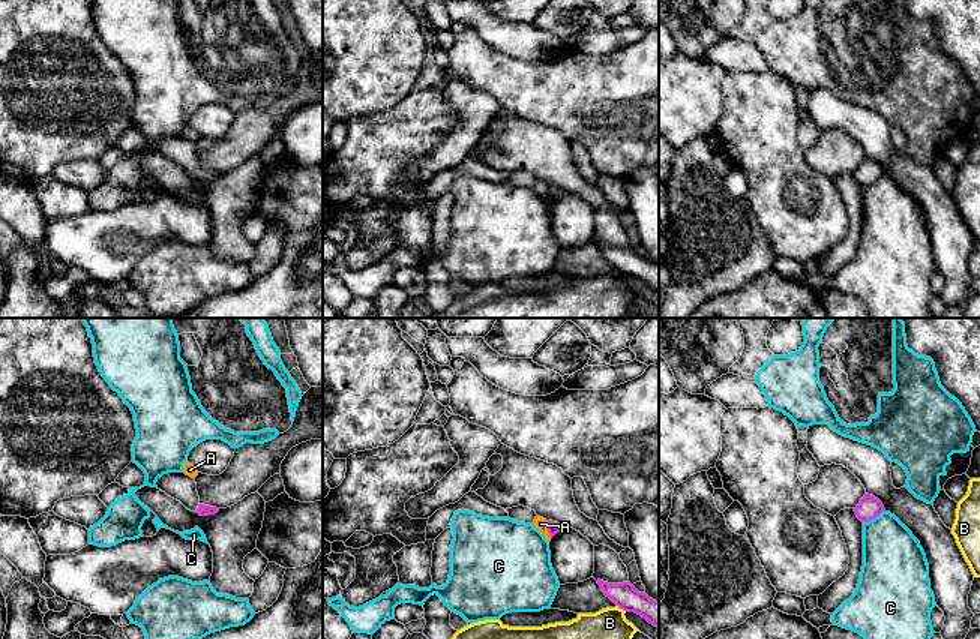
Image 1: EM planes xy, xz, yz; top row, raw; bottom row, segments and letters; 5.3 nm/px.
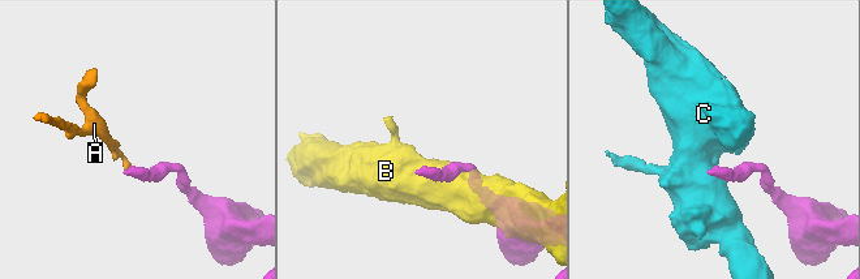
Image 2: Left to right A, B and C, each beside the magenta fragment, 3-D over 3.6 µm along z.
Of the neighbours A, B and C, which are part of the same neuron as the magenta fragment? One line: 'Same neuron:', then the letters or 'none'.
Same neuron: none

